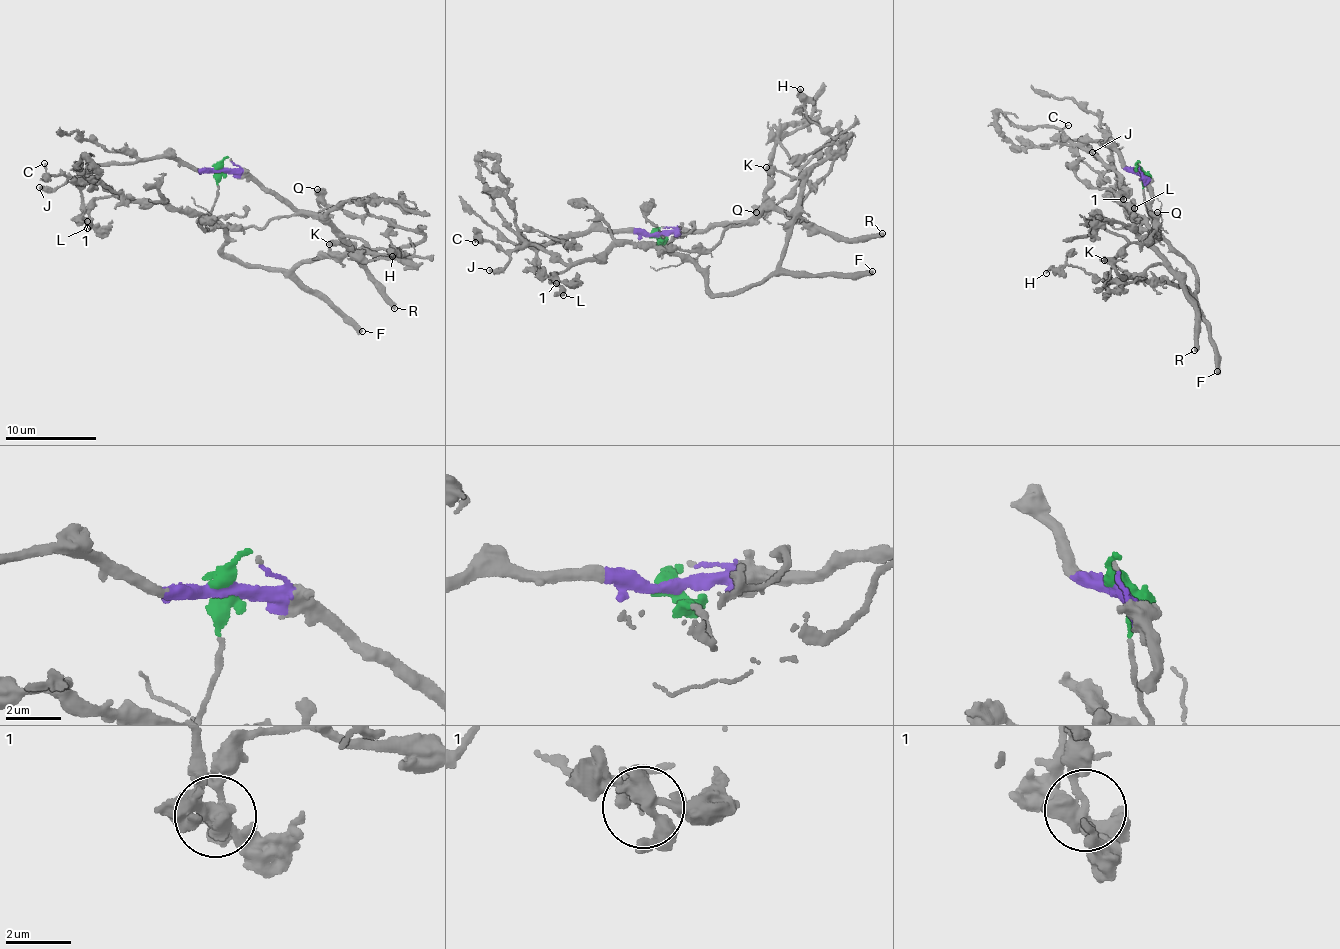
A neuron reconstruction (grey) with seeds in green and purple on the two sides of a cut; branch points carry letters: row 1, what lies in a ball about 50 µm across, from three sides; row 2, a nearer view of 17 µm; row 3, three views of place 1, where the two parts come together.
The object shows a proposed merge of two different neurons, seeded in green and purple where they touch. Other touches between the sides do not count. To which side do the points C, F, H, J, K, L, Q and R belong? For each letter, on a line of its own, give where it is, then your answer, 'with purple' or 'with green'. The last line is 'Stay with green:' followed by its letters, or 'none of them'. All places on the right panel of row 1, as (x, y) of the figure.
C: place (1068, 125); with green
F: place (1217, 371); with green
H: place (1046, 273); with green
J: place (1092, 152); with green
K: place (1104, 260); with green
L: place (1134, 208); with purple
Q: place (1157, 212); with green
R: place (1194, 350); with purple
Stay with green: C, F, H, J, K, Q

